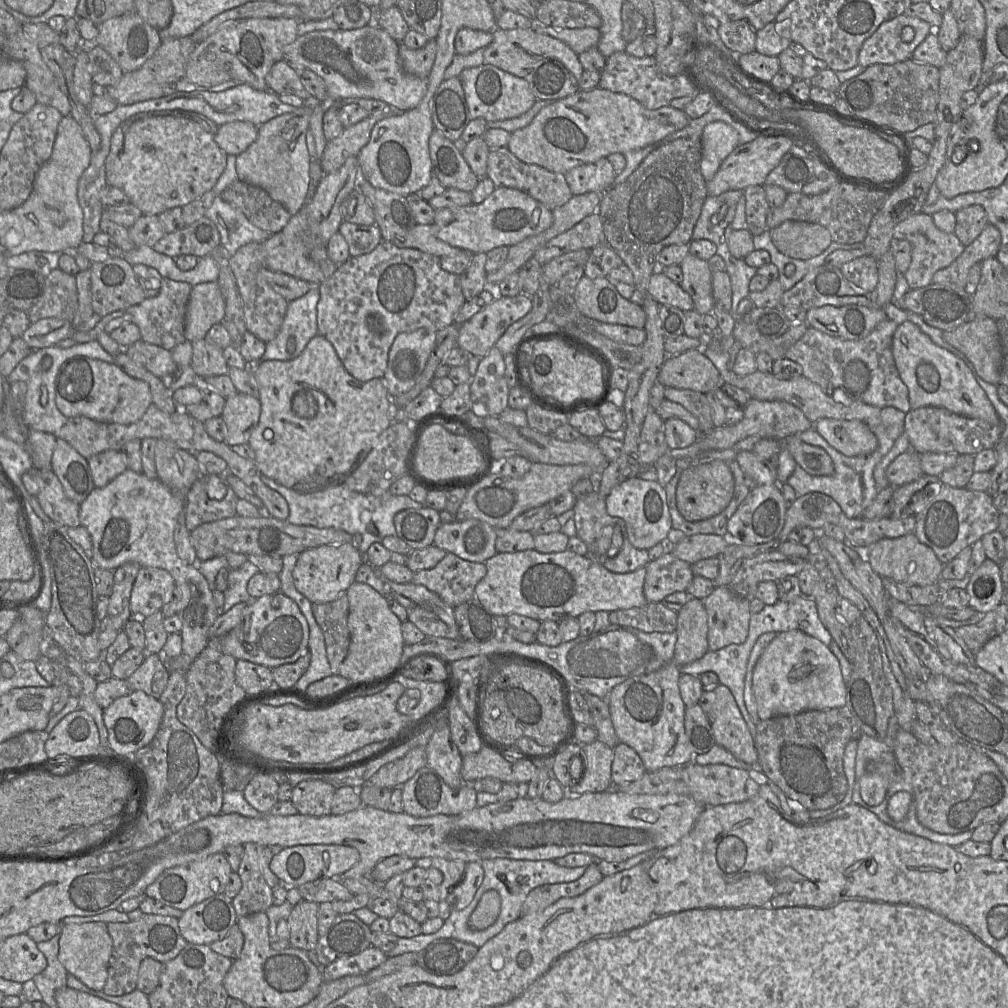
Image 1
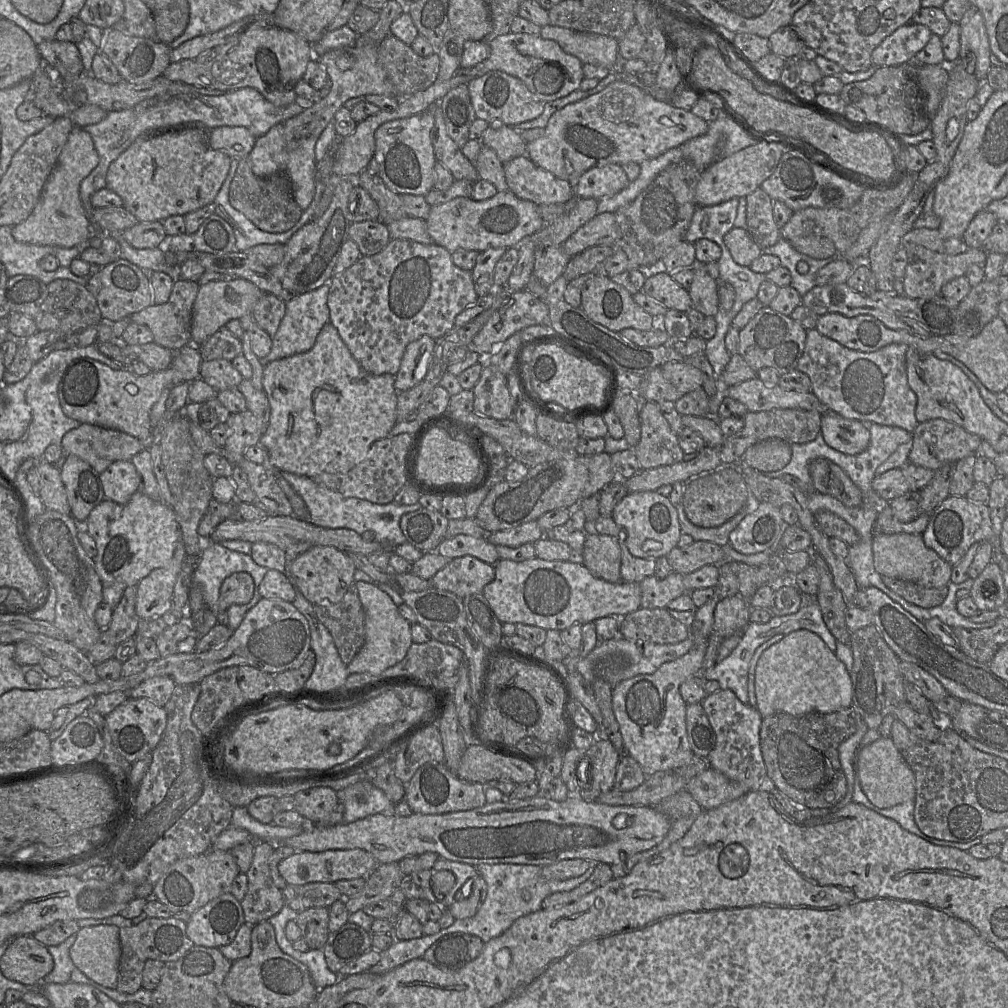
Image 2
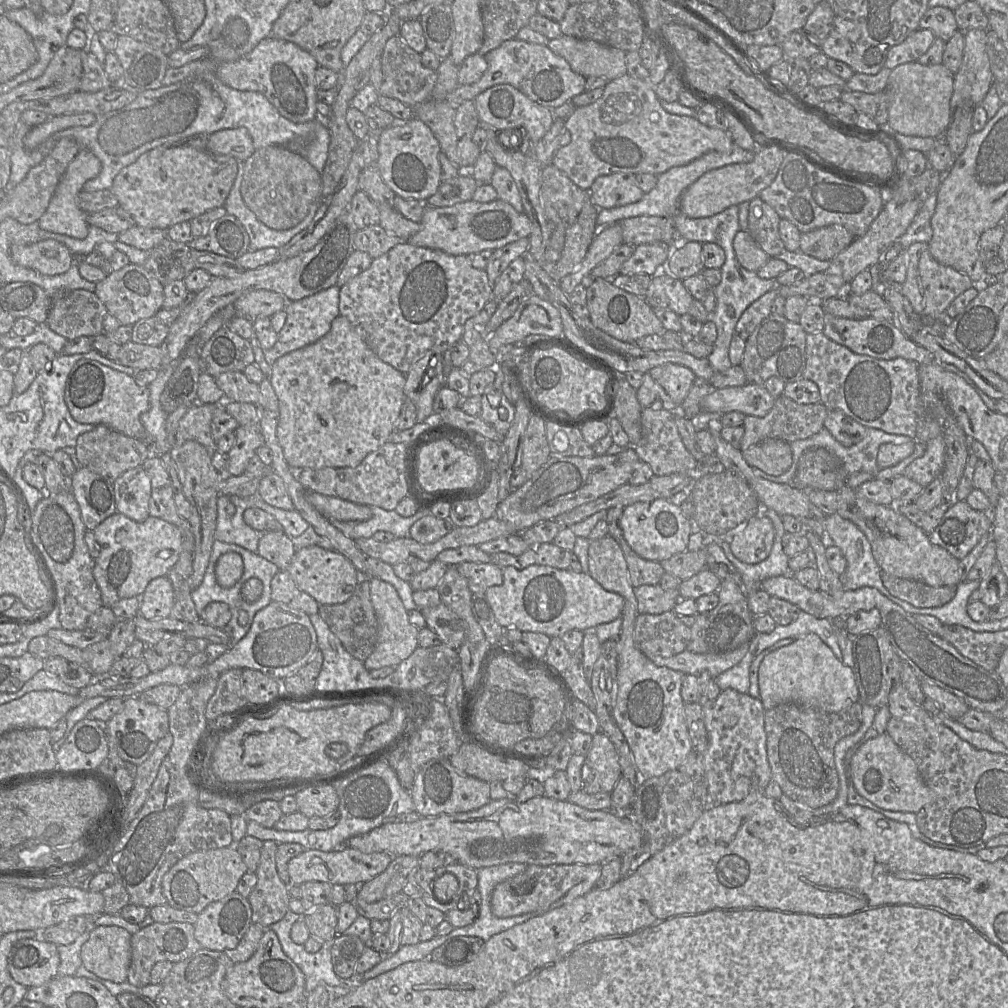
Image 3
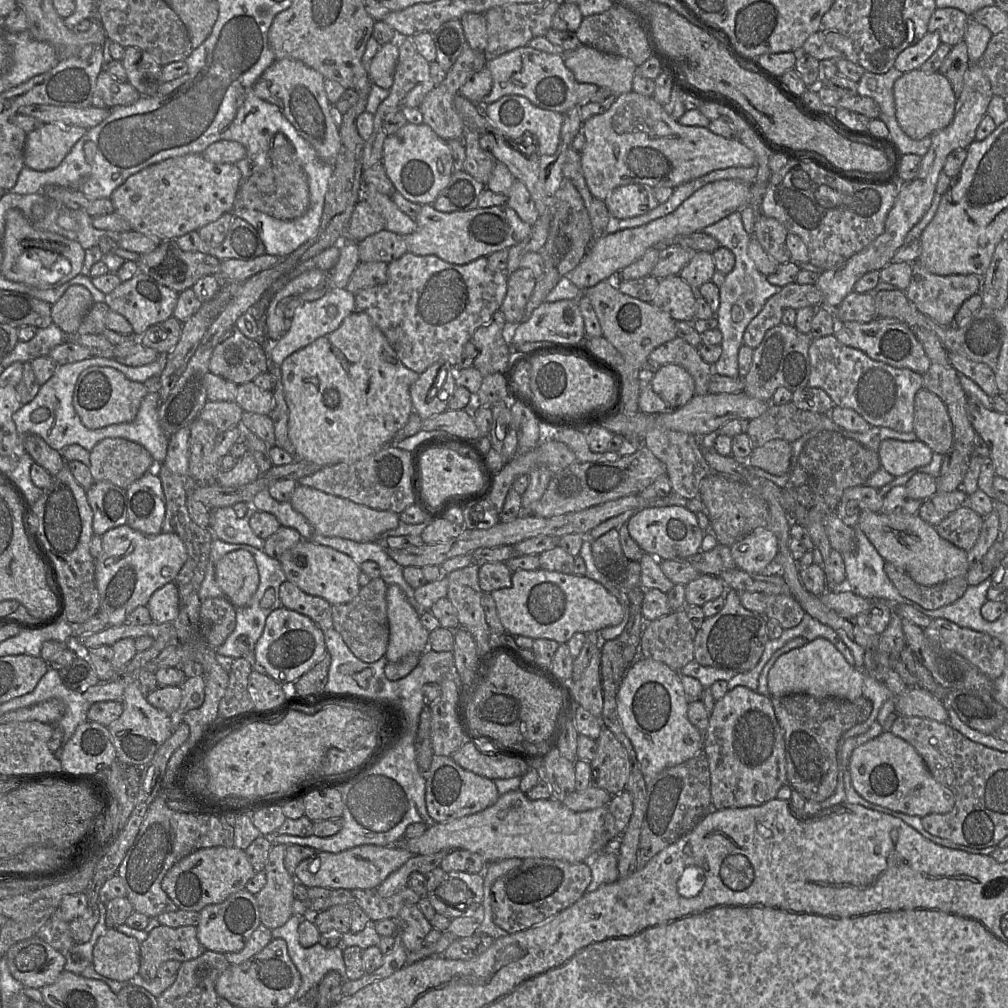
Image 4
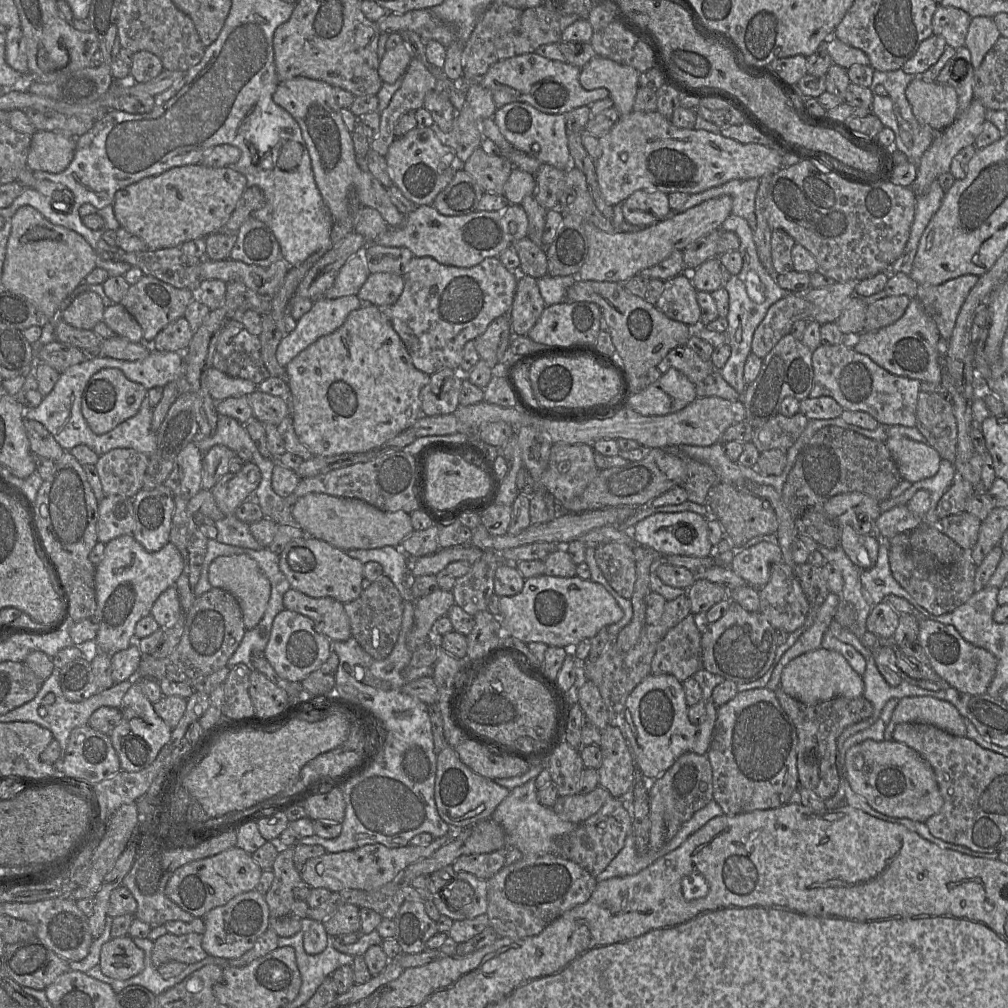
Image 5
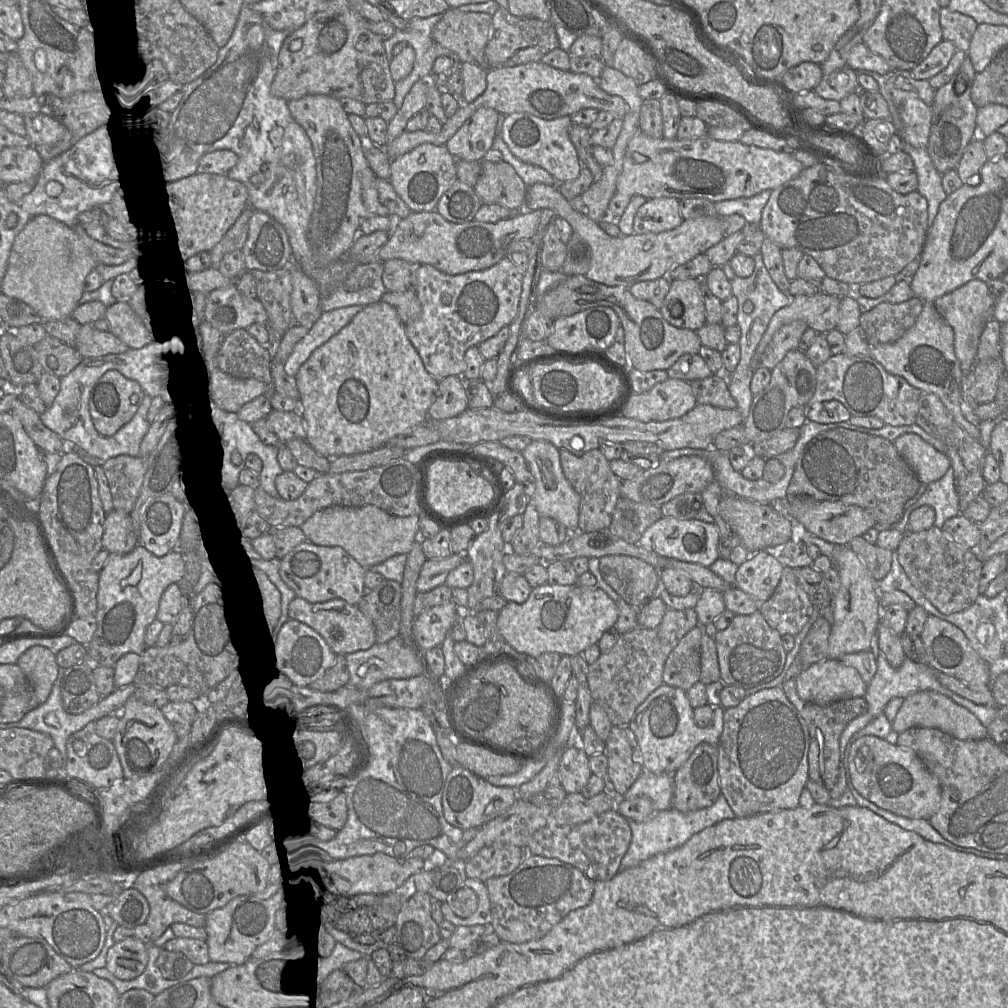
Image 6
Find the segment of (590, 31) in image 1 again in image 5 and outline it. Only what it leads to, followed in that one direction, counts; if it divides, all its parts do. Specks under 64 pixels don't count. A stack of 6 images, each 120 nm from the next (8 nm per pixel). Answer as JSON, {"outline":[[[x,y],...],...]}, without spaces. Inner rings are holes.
{"outline":[[[596,55],[580,69],[579,82],[588,91],[607,89],[614,108],[623,116],[633,111],[639,75],[631,66]]]}

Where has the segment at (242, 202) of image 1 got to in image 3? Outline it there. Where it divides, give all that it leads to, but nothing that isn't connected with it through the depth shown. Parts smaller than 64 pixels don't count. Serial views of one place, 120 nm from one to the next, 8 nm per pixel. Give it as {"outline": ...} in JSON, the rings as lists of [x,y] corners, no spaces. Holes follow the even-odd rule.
{"outline":[[[270,145],[256,149],[244,161],[240,192],[246,206],[260,222],[274,230],[288,230],[306,217],[313,202],[320,200],[321,175],[299,153]]]}

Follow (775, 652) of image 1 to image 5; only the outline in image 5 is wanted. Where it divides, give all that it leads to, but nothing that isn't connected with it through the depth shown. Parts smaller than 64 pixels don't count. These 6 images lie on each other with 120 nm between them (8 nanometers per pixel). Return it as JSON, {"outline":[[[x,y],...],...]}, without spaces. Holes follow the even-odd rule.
{"outline":[[[819,648],[794,658],[784,667],[780,688],[799,702],[816,705],[836,697],[860,697],[864,691],[864,682],[862,676],[850,666],[840,653]]]}

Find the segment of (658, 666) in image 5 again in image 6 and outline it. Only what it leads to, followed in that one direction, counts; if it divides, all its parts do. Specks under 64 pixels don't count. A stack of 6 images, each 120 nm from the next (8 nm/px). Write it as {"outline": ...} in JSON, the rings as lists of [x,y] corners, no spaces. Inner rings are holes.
{"outline":[[[702,627],[687,632],[668,655],[663,670],[666,685],[688,691],[700,681]]]}

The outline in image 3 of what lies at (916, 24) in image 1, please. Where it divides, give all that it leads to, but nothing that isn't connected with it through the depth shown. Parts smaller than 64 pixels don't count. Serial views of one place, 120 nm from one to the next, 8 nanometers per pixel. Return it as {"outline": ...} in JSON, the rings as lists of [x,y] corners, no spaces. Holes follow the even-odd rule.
{"outline":[[[919,28],[902,43],[890,48],[884,67],[893,70],[901,64],[917,61],[928,51],[935,38],[931,30]]]}

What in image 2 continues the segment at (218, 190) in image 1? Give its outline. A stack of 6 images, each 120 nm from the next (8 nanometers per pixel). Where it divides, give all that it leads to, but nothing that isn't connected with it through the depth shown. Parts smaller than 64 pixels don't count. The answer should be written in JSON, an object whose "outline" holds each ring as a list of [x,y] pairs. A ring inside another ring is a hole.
{"outline":[[[231,158],[230,170],[223,182],[217,196],[215,197],[215,213],[226,220],[232,227],[236,248],[238,251],[247,251],[259,244],[283,244],[292,235],[313,219],[317,203],[312,201],[308,209],[304,210],[298,222],[289,230],[282,233],[268,233],[257,228],[244,214],[236,210],[229,202],[229,188],[234,178],[240,160]]]}

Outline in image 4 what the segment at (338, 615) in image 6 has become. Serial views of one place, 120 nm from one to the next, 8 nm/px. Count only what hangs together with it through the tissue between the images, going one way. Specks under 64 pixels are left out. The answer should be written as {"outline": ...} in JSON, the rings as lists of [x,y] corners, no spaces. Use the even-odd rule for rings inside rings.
{"outline":[[[286,580],[279,587],[282,606],[311,618],[322,630],[333,627],[332,605],[325,599],[305,593]]]}

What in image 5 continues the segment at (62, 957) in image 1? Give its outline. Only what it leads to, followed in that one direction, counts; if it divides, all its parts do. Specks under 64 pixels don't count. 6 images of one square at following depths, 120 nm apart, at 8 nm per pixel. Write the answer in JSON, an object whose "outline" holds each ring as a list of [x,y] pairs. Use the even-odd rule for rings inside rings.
{"outline":[[[127,935],[103,944],[99,966],[104,975],[117,980],[130,979],[144,969],[144,952]]]}

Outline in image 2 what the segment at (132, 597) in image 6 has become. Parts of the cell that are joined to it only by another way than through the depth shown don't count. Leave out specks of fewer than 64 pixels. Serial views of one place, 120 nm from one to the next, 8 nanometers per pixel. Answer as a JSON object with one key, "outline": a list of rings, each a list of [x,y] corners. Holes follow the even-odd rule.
{"outline":[[[141,490],[125,504],[103,500],[92,509],[85,524],[87,532],[96,542],[97,555],[93,559],[103,585],[137,585],[154,569],[169,565],[182,539],[174,509],[163,501],[151,499]]]}

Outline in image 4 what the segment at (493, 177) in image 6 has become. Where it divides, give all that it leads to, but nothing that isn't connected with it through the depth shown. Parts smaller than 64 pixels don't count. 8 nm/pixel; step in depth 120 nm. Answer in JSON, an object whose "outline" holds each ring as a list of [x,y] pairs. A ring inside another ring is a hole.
{"outline":[[[465,127],[463,142],[466,159],[463,170],[486,186],[497,160],[491,152],[480,147],[479,136],[475,131]]]}

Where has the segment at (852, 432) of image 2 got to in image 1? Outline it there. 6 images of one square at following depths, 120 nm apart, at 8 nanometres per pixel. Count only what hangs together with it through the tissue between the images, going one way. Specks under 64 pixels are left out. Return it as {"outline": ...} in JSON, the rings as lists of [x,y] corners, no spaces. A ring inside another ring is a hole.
{"outline":[[[821,418],[813,428],[845,456],[867,456],[878,447],[876,435],[860,420]]]}

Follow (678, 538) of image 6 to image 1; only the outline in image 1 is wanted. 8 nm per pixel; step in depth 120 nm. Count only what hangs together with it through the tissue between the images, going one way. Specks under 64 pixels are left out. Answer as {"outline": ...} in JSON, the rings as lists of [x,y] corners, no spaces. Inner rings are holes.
{"outline":[[[630,478],[615,486],[605,502],[607,513],[624,522],[628,540],[633,547],[649,550],[658,543],[666,543],[672,521],[665,489],[658,481]]]}

